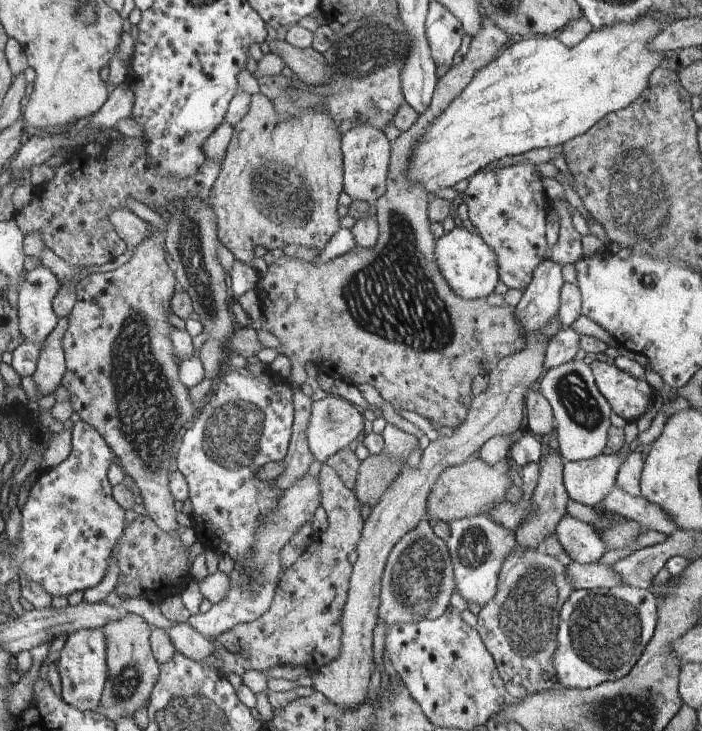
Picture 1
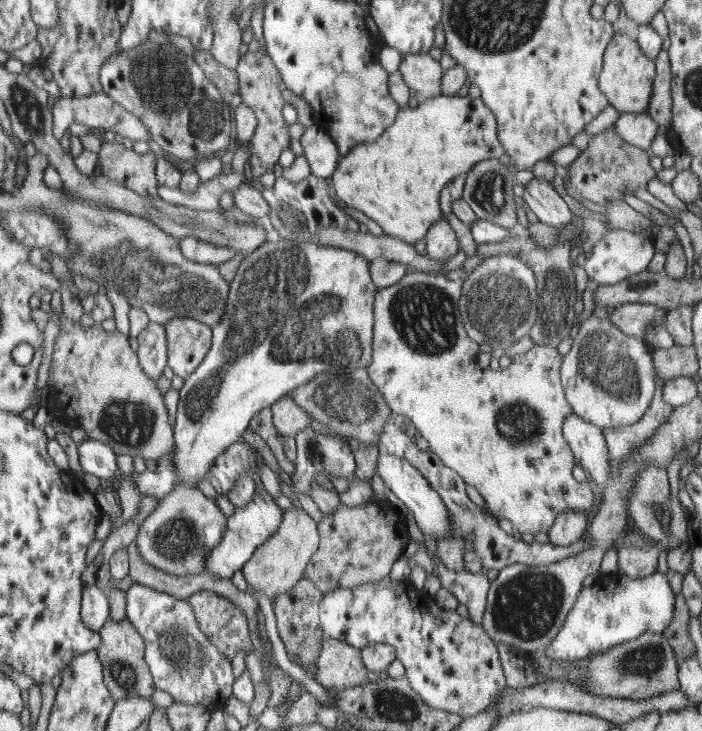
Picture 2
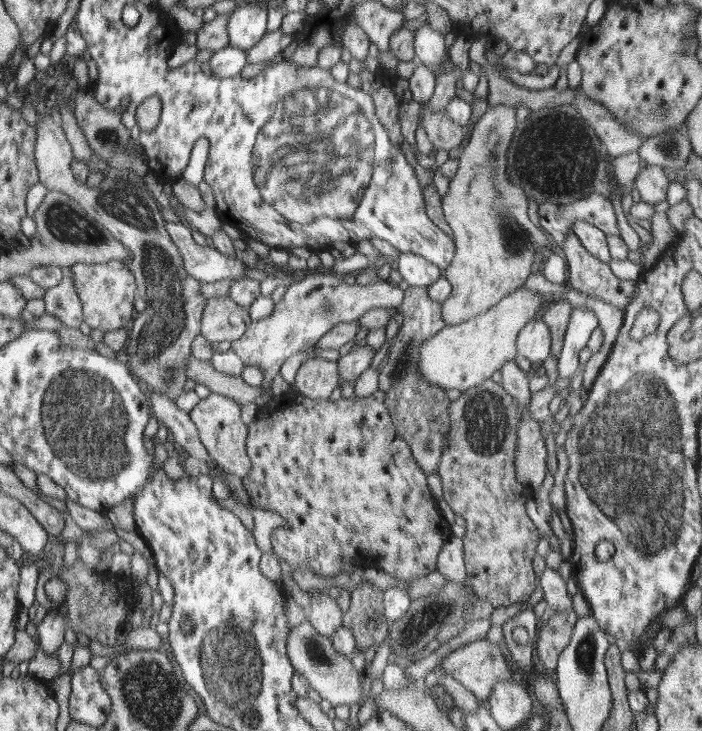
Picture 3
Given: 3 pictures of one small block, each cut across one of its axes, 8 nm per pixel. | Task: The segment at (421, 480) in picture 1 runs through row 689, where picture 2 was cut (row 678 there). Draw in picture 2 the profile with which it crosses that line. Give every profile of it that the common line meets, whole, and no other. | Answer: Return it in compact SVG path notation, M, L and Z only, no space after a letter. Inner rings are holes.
M324 637L314 678L325 688L342 690L364 684L368 680L368 670L360 660L358 648L344 641Z

